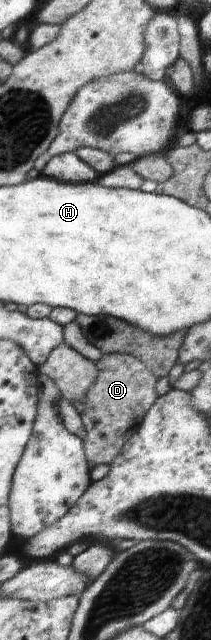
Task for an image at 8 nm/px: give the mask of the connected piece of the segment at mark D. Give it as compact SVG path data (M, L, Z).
M125 353L103 355L96 362L96 366L99 368L97 382L93 384L83 400L84 412L80 415L86 430L85 454L88 456L90 467L112 463L115 456L131 440L132 434L140 429L148 410L159 400L164 386L172 388L184 373L185 365L180 362L176 363L169 370L164 383L133 355Z

